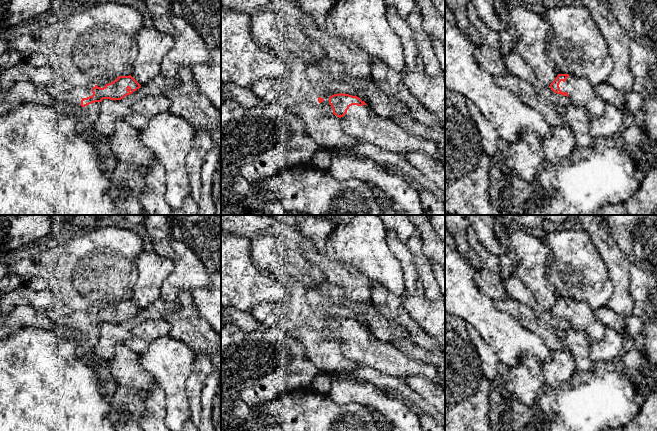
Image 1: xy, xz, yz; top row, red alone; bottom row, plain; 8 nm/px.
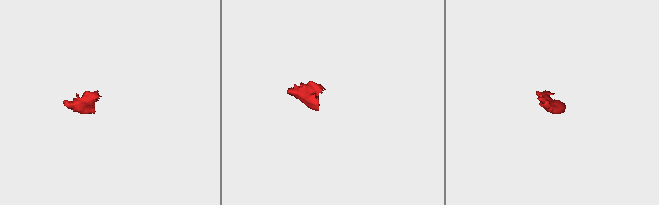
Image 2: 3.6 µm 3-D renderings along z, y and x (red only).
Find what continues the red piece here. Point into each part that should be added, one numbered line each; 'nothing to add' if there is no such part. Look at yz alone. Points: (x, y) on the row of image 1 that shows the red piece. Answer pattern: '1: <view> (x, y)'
1: yz (581, 93)

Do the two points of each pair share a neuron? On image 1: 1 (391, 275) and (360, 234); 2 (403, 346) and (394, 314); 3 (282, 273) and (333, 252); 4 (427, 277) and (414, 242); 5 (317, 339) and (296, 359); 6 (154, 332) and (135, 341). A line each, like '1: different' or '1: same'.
1: same
2: different
3: different
4: same
5: different
6: same

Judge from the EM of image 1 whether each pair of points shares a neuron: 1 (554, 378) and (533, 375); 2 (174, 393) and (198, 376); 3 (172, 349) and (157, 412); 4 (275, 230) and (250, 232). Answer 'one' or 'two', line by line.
1: two
2: two
3: two
4: one

